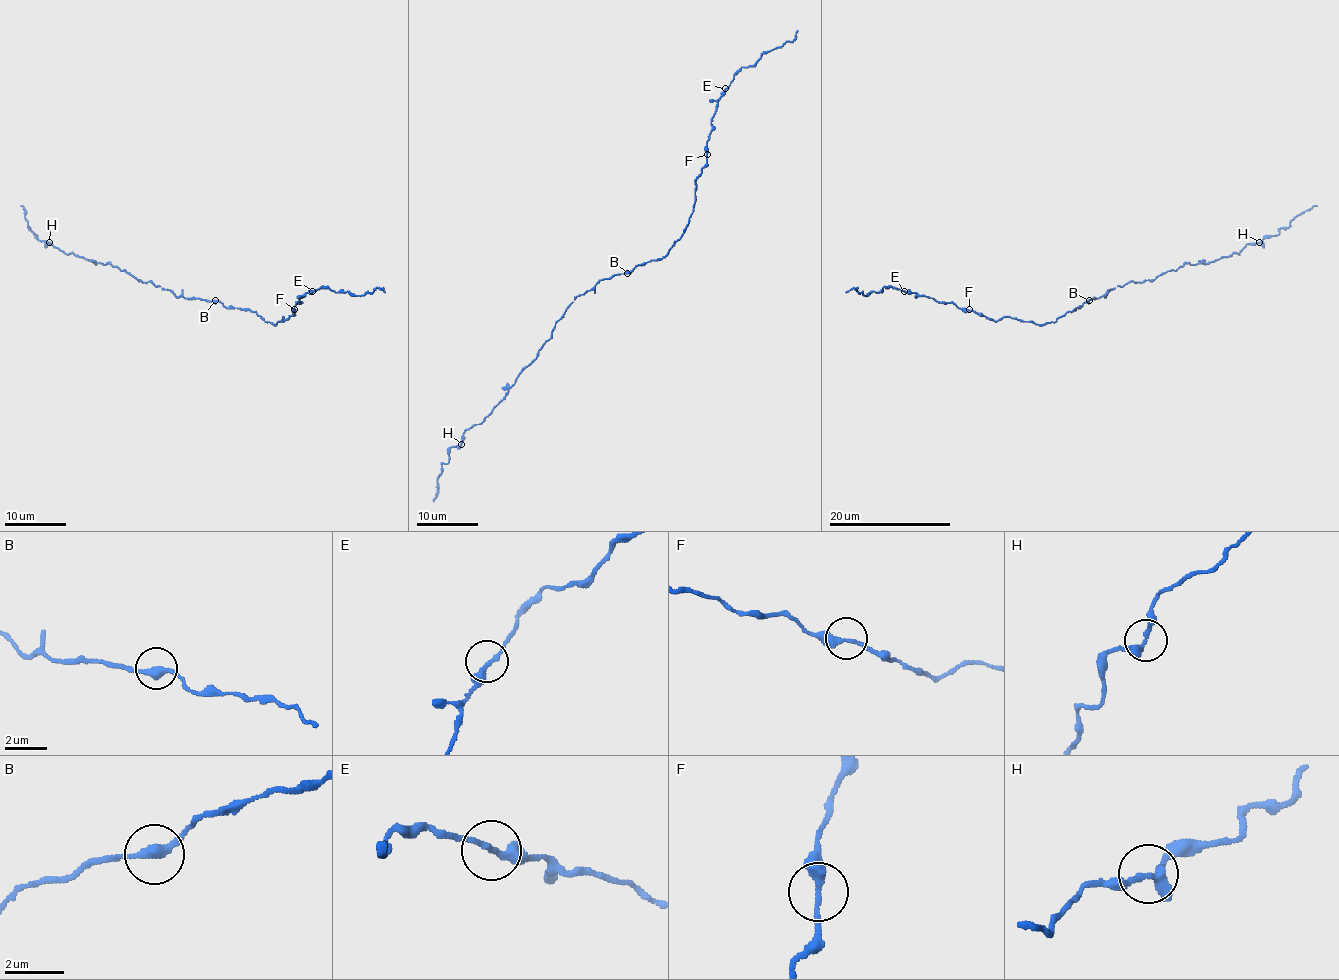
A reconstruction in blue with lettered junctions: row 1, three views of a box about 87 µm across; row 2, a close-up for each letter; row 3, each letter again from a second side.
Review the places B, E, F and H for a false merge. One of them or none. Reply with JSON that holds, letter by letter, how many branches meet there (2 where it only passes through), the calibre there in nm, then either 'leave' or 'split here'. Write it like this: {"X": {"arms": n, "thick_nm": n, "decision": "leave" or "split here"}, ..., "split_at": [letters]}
{"B": {"arms": 2, "thick_nm": 320, "decision": "leave"}, "E": {"arms": 2, "thick_nm": 220, "decision": "leave"}, "F": {"arms": 2, "thick_nm": 300, "decision": "leave"}, "H": {"arms": 2, "thick_nm": 320, "decision": "leave"}, "split_at": []}

